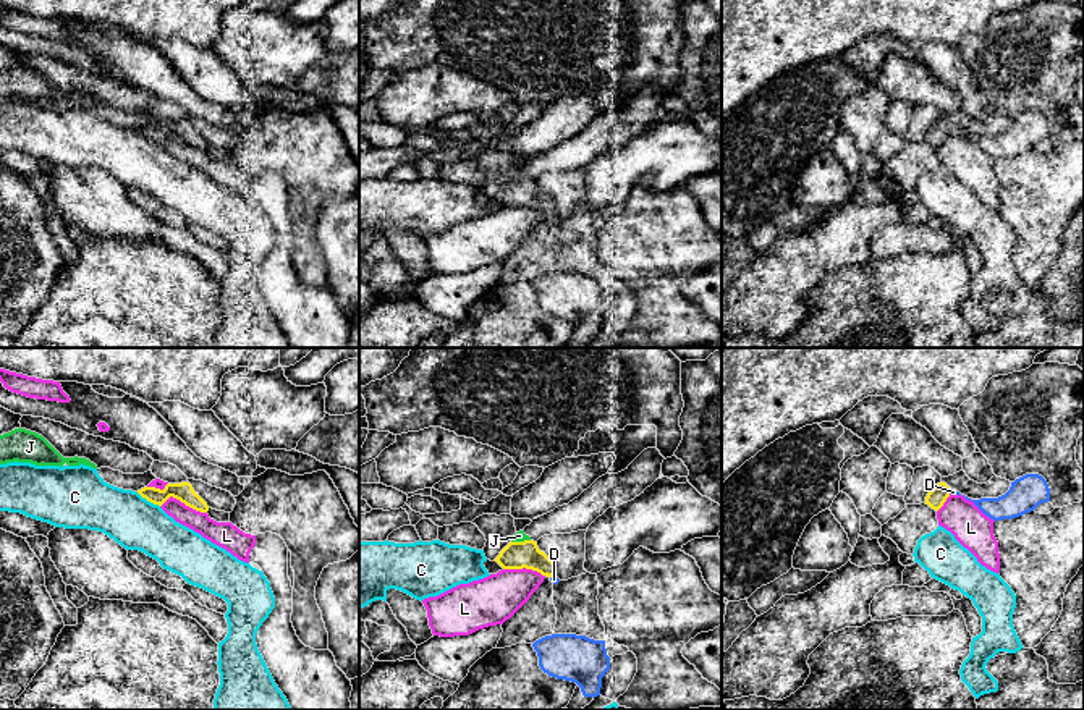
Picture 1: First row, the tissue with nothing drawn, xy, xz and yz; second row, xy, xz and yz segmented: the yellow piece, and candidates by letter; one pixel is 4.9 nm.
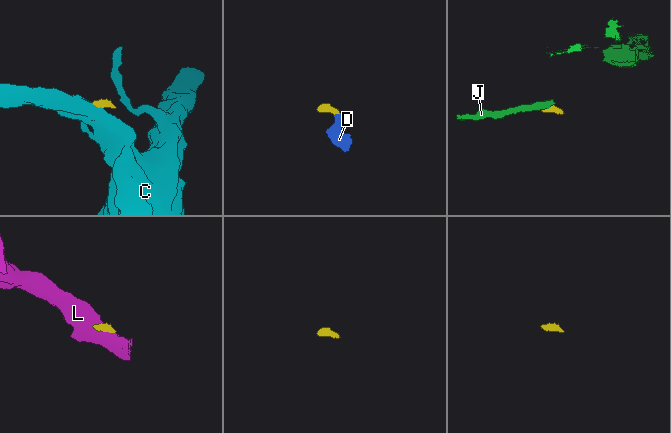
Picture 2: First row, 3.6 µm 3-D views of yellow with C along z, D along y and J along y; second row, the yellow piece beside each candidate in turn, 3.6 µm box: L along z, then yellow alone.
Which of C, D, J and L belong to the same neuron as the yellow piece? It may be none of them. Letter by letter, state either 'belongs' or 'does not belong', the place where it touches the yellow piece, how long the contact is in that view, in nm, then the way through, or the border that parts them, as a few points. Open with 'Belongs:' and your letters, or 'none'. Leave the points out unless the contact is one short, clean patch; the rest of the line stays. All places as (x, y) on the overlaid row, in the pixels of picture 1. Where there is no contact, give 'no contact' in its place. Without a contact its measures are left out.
Belongs: D
C: does not belong | xy (148, 500) | 140 nm | along xy (136, 492), (159, 507)
D: belongs | xz (552, 574) | 30 nm | across xz (516, 555), (537, 560), (552, 574), (554, 579)
J: does not belong | xz (520, 542) | 100 nm | along xz (529, 539), (512, 542)
L: does not belong | xy (183, 502) | 240 nm | along xy (160, 505), (175, 497), (206, 513)

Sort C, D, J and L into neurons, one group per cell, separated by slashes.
C / D / J / L

